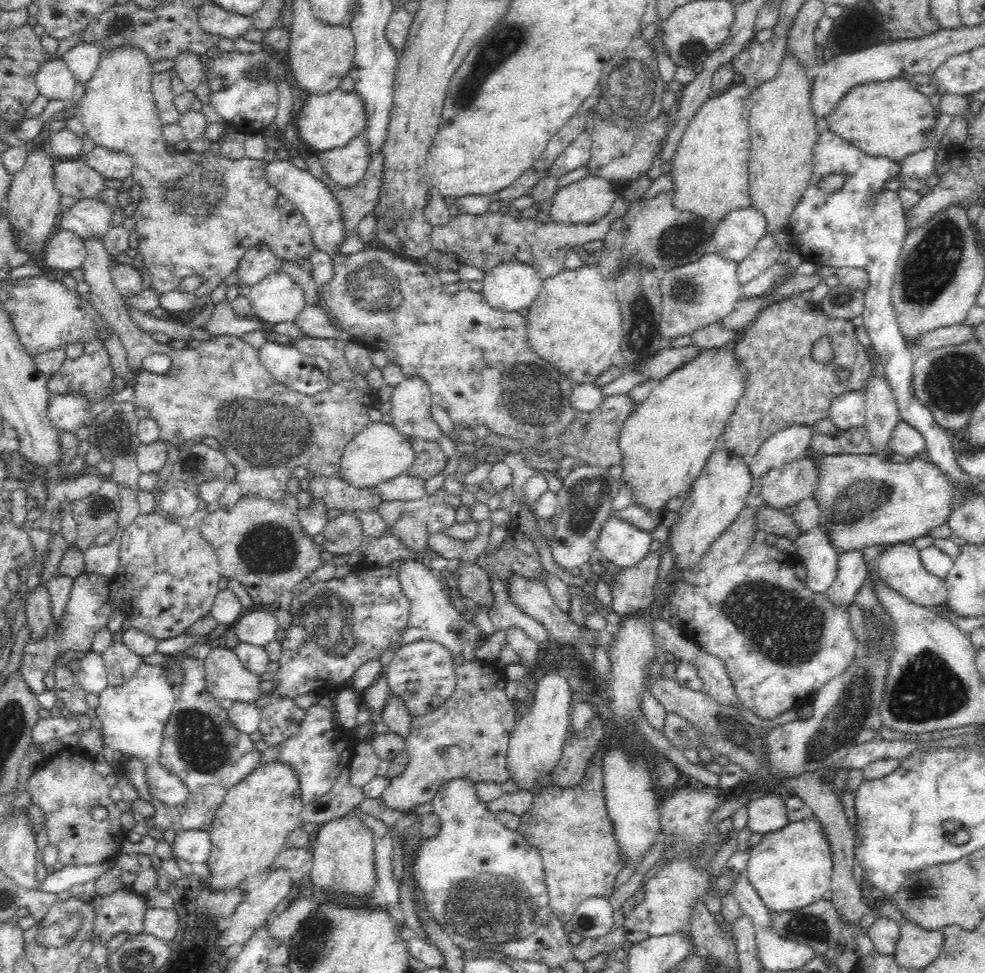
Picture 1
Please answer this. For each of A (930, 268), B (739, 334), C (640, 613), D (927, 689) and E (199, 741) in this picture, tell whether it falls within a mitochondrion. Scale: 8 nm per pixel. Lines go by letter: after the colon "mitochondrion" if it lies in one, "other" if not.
A: mitochondrion
B: other
C: other
D: mitochondrion
E: mitochondrion

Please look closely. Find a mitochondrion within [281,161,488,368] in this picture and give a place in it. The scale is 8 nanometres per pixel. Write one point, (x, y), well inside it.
(373, 288)

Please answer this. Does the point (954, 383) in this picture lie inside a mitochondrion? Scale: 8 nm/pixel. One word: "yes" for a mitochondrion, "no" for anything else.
yes

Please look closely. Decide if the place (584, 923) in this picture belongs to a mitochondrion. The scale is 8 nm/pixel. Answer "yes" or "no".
yes

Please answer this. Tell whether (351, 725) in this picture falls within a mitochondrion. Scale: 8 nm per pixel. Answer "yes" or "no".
no

